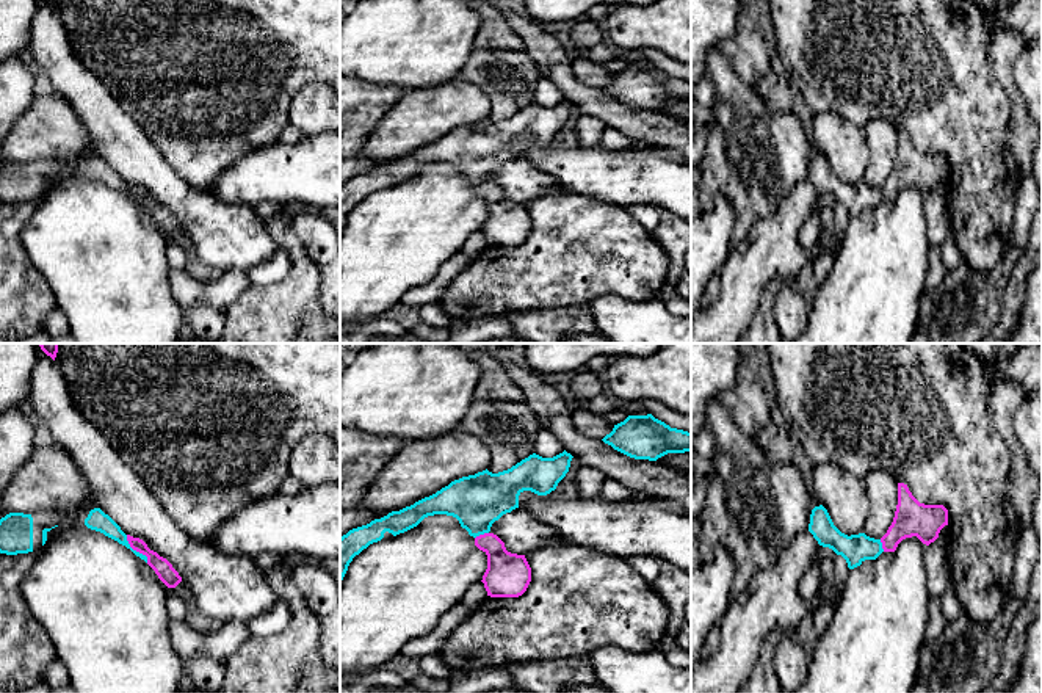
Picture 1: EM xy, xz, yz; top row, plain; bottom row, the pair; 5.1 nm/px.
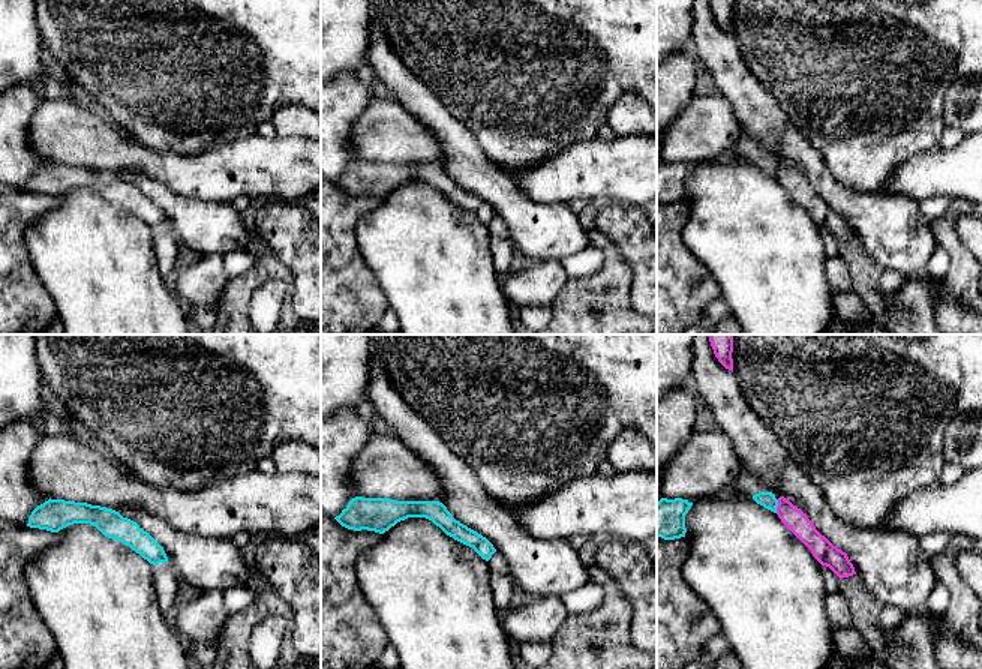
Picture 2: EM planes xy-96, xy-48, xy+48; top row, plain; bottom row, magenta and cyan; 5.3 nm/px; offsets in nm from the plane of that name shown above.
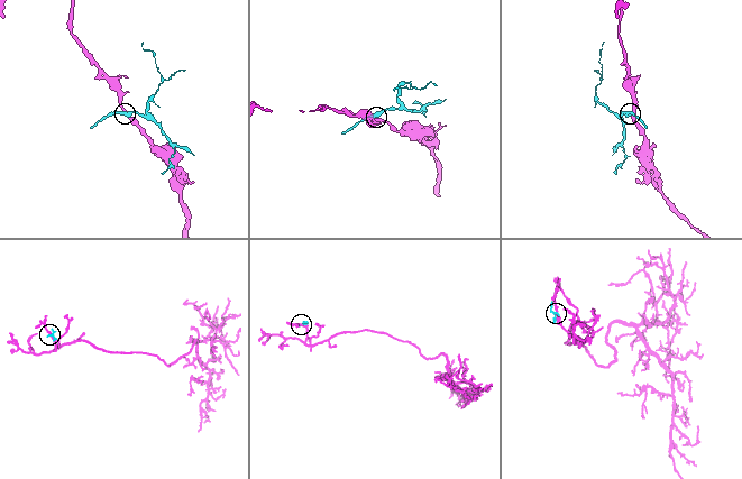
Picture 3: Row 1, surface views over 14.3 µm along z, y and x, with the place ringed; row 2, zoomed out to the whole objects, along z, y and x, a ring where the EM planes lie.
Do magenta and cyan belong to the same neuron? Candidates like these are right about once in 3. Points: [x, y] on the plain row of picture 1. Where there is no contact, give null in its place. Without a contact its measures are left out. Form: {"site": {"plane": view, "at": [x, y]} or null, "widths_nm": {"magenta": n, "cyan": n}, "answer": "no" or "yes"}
{"site": {"plane": "xy", "at": [135, 198]}, "widths_nm": {"magenta": 90, "cyan": 100}, "answer": "yes"}

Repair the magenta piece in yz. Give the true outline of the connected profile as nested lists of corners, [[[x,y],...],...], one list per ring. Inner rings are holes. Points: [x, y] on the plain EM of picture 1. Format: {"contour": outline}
{"contour": [[[898,132],[898,154],[887,182],[881,188],[859,183],[845,183],[832,171],[827,158],[819,154],[812,158],[809,180],[819,194],[841,204],[849,218],[860,215],[865,209],[876,209],[882,201],[895,201],[898,193],[917,185],[929,194],[939,187],[940,179],[948,174],[948,158],[943,154],[920,152],[907,133]]]}

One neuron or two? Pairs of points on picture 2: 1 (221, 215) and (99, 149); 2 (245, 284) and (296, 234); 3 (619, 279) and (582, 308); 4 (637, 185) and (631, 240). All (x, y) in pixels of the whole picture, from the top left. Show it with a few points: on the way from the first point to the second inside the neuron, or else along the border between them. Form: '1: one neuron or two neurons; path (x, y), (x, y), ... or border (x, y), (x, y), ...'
1: two neurons; border (119, 174), (126, 170), (140, 170), (171, 188)
2: two neurons; border (255, 225), (257, 234), (291, 272), (291, 287)
3: one neuron; path (610, 288), (595, 305), (591, 305)
4: two neurons; border (612, 201), (640, 206)

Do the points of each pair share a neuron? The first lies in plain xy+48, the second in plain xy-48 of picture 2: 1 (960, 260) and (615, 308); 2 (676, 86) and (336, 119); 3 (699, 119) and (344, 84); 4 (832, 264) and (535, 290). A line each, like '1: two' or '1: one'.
1: one
2: one
3: two
4: one

